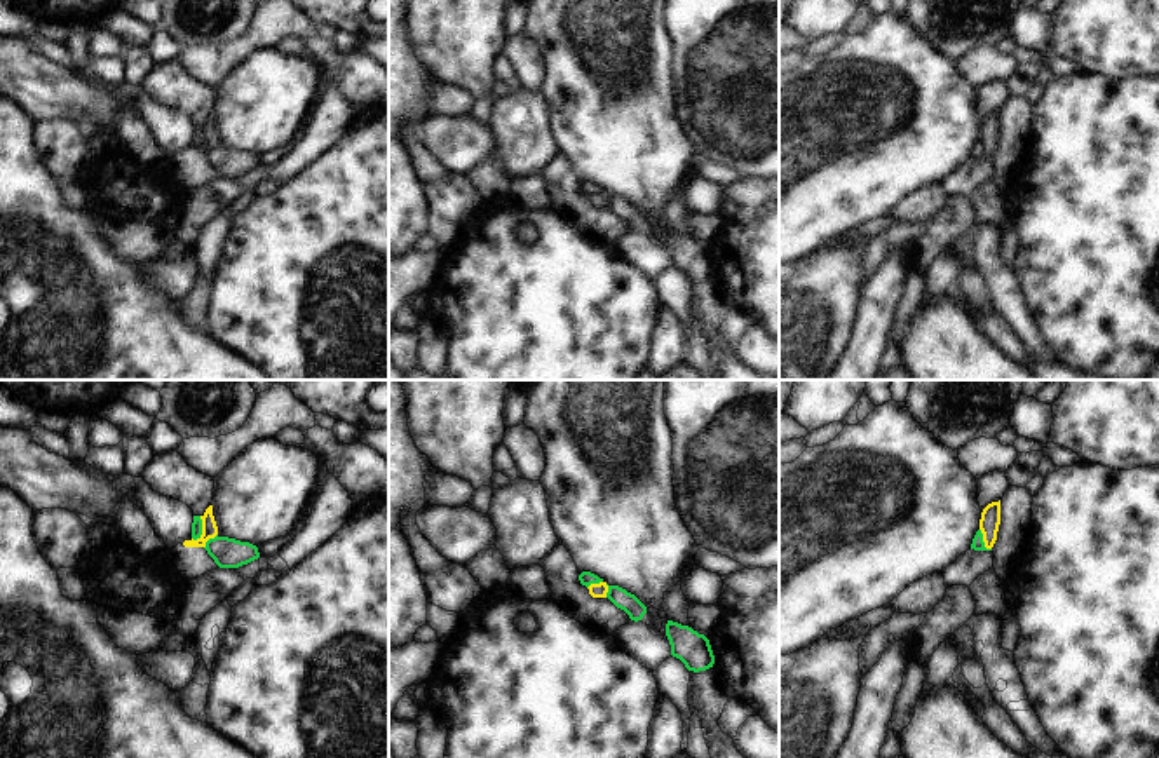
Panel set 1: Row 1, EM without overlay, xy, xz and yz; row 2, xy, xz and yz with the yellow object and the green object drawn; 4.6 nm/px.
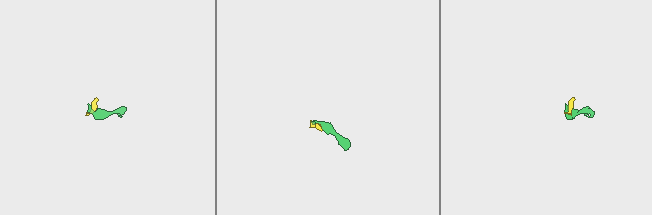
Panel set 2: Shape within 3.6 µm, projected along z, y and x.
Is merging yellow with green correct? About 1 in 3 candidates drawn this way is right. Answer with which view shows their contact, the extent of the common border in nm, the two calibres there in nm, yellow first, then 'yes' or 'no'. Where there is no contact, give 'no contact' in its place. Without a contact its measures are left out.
xy | 120 nm | 80/50 nm | no

